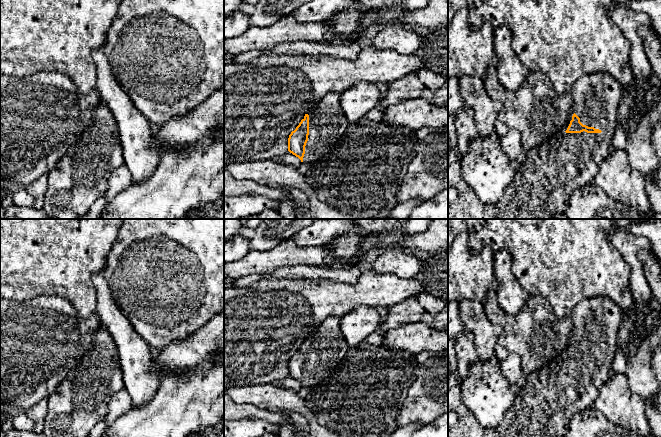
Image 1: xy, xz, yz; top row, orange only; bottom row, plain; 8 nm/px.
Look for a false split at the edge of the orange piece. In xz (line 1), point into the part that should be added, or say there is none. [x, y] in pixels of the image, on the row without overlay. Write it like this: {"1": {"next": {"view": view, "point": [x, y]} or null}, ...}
{"1": {"next": {"view": "xz", "point": [327, 345]}}}

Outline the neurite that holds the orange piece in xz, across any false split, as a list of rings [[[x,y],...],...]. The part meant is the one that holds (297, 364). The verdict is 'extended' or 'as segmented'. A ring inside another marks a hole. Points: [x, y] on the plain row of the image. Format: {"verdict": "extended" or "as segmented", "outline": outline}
{"verdict": "extended", "outline": [[[329,316],[310,331],[299,349],[288,362],[288,375],[298,381],[304,388],[318,385],[339,367],[350,347],[340,329],[340,317]]]}

